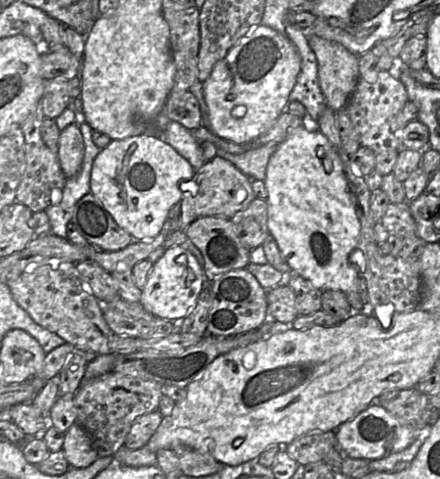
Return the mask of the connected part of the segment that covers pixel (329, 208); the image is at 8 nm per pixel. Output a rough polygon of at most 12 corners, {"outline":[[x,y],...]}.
{"outline":[[318,129],[270,156],[267,227],[295,274],[360,310],[360,223]]}

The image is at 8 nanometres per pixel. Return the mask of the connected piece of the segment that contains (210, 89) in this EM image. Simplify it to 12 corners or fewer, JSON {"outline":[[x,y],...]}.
{"outline":[[262,23],[203,82],[211,131],[253,143],[301,62]]}

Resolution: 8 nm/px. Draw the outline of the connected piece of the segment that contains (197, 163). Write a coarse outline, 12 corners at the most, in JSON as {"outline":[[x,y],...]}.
{"outline":[[170,121],[159,138],[194,168],[206,161],[192,132]]}

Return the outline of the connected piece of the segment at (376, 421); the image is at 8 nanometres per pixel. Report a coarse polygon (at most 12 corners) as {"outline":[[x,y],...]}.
{"outline":[[372,404],[335,431],[345,457],[377,460],[419,431]]}

